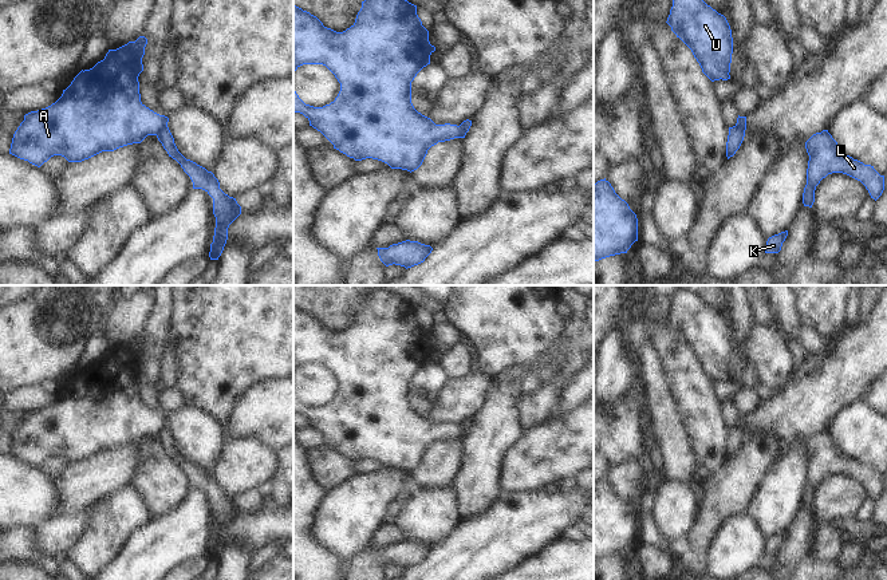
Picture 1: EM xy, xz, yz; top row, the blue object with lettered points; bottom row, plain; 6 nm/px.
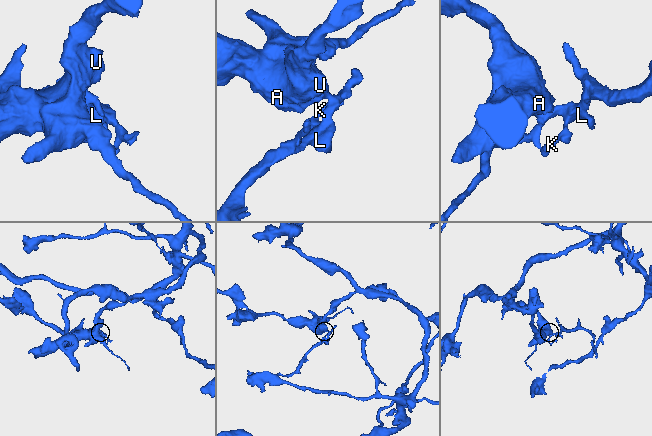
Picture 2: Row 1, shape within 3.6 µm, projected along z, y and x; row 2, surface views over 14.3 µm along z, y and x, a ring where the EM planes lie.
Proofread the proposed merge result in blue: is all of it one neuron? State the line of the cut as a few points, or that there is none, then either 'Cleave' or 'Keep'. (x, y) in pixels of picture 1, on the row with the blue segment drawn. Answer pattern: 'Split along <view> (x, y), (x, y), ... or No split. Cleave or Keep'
Split along xy (166, 125), (156, 134). Cleave

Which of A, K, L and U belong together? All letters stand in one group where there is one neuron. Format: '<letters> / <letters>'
A U / K L

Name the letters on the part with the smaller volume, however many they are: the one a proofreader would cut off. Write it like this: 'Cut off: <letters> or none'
Cut off: K, L

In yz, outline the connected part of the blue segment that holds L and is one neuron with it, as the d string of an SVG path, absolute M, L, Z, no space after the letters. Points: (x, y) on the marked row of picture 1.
M828 130L813 134L805 142L805 149L809 161L807 185L803 193L804 206L812 208L816 186L832 173L843 173L860 181L875 201L882 196L884 190L884 175L880 175L874 166L864 165L841 151Z

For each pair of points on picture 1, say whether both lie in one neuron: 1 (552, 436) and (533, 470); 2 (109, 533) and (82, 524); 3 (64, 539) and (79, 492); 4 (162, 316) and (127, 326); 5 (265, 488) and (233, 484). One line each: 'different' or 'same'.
1: same
2: different
3: different
4: different
5: different

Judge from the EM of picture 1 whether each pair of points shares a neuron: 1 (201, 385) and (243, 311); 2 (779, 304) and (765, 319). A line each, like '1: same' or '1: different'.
1: same
2: different

